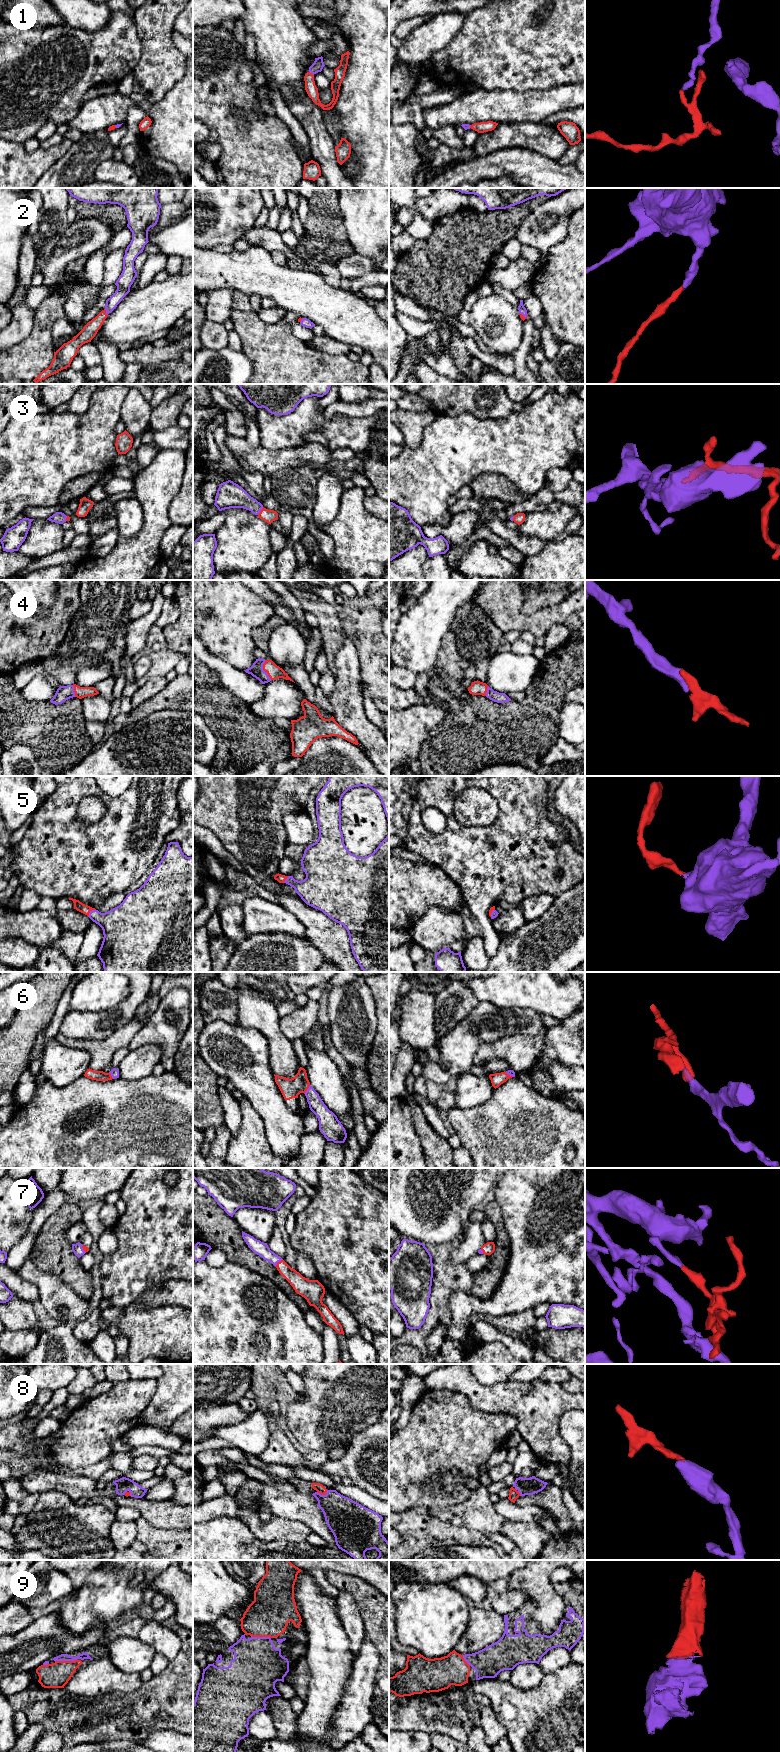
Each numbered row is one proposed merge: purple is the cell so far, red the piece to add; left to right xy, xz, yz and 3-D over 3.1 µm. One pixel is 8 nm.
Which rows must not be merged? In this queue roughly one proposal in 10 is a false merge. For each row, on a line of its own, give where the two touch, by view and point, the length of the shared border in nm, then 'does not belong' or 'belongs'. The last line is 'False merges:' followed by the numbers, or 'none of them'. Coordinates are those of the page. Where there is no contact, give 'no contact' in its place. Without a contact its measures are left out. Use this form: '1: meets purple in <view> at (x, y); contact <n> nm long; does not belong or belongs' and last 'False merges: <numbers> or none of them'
1: meets purple in xz at (311, 72); contact 50 nm long; belongs
2: meets purple in xy at (106, 312); contact 60 nm long; belongs
3: meets purple in xz at (260, 510); contact 80 nm long; belongs
4: meets purple in xz at (263, 670); contact 170 nm long; belongs
5: meets purple in xy at (90, 912); contact 90 nm long; belongs
6: meets purple in xz at (307, 1089); contact 90 nm long; belongs
7: meets purple in xz at (278, 1261); contact 90 nm long; belongs
8: meets purple in xz at (322, 1495); contact 90 nm long; belongs
9: meets purple in xy at (65, 1660); contact 180 nm long; belongs
False merges: none of them

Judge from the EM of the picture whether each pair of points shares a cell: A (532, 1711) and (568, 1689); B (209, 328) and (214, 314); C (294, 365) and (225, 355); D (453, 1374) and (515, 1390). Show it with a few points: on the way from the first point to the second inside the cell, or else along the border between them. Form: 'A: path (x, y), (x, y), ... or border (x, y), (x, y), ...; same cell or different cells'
A: path (541, 1711), (546, 1711), (559, 1698); same cell
B: border (207, 319), (223, 324); different cells
C: border (242, 351), (250, 359), (254, 373); different cells
D: path (468, 1385), (477, 1392), (500, 1392); same cell

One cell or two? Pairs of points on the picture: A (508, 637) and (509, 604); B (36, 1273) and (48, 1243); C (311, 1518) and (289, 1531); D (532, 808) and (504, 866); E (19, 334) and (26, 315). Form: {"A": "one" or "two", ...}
{"A": "two", "B": "two", "C": "two", "D": "one", "E": "one"}

